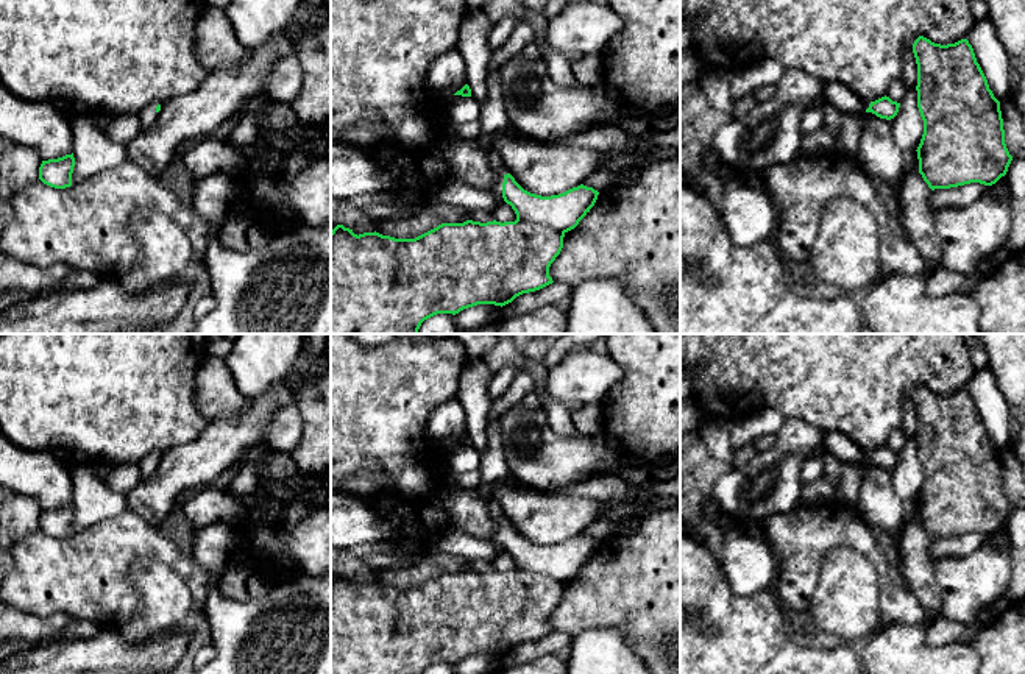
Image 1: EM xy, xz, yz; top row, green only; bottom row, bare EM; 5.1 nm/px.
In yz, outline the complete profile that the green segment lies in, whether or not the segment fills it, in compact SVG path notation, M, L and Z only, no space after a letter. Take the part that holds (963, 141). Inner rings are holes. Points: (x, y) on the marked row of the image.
M919 36L913 44L917 64L917 108L924 134L917 147L919 173L931 190L970 183L995 184L1013 161L1006 144L1000 101L989 89L967 39L935 44Z

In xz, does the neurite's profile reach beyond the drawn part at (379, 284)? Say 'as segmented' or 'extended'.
as segmented

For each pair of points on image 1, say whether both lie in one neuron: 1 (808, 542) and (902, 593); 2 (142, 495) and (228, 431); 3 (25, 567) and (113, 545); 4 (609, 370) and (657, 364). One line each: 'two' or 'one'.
1: one
2: one
3: one
4: two

